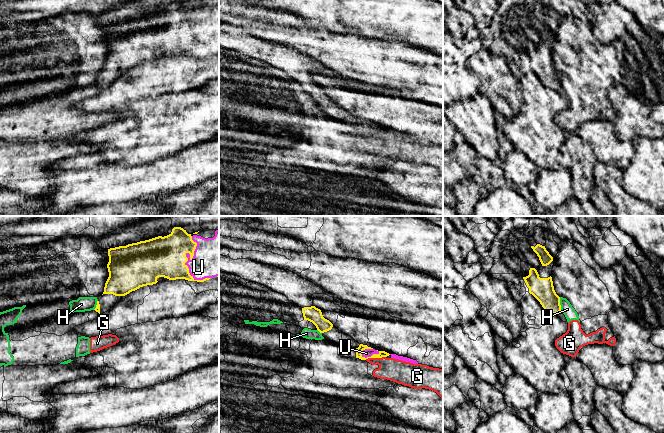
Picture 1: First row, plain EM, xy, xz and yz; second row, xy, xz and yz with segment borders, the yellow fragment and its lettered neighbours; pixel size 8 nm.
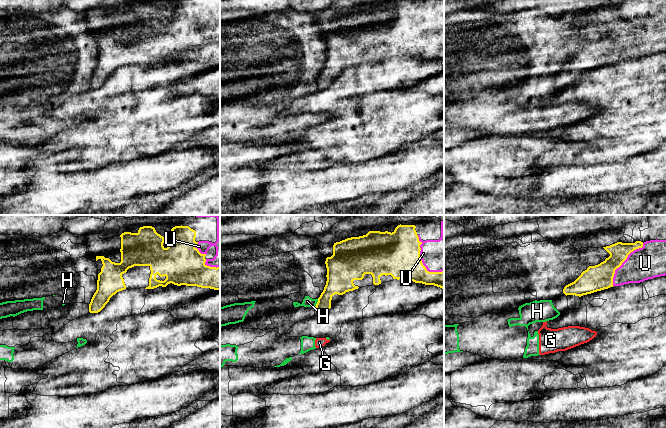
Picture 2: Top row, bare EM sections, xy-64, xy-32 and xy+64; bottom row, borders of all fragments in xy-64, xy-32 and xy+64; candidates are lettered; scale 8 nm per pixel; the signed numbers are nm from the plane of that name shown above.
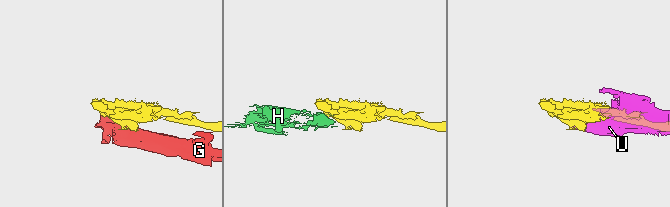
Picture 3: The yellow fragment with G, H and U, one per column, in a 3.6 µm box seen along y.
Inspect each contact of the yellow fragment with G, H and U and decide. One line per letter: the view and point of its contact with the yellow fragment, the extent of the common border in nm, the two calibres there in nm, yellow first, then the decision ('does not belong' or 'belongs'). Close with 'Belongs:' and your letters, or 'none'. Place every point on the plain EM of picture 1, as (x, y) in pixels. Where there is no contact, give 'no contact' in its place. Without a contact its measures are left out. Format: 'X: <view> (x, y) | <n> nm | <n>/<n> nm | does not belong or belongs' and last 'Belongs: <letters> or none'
G: xz (375, 133) | 170 nm | 60/190 nm | does not belong
H: yz (559, 80) | 110 nm | 180/90 nm | does not belong
U: xy (184, 40) | 380 nm | 320/320 nm | belongs
Belongs: U

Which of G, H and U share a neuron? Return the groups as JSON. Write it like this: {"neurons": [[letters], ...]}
{"neurons": [["G", "H"], ["U"]]}

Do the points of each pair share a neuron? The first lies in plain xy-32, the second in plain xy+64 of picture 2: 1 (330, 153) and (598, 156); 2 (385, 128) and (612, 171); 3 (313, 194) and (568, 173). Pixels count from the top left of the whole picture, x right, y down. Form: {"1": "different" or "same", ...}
{"1": "same", "2": "different", "3": "same"}

